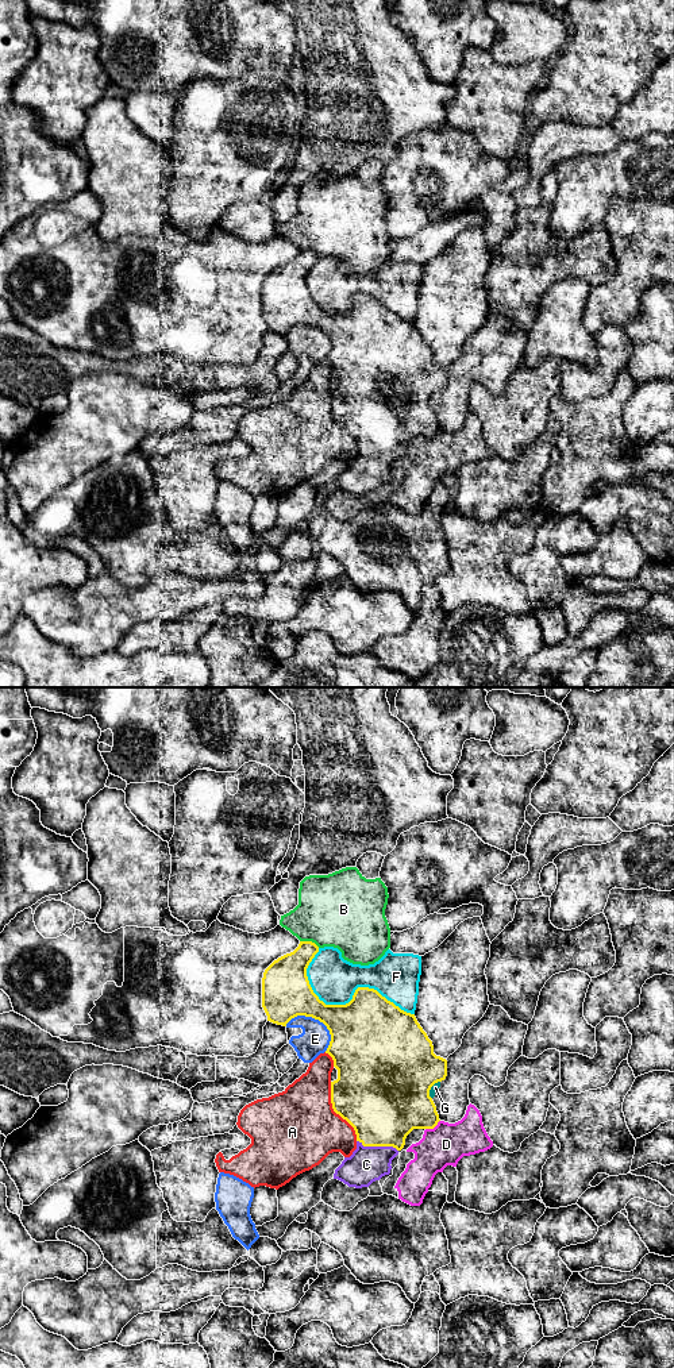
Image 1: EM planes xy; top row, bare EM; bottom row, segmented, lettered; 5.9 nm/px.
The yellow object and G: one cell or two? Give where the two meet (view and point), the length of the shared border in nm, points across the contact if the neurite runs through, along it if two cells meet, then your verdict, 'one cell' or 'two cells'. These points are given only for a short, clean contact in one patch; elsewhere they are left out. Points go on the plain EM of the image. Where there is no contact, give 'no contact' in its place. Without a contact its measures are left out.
xy (430, 397) | 120 nm | two cells

